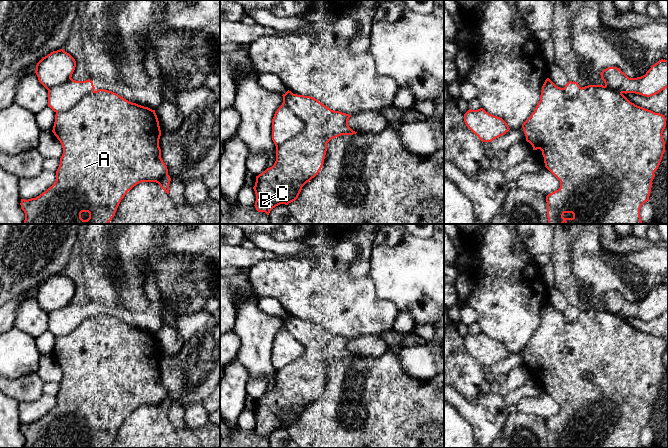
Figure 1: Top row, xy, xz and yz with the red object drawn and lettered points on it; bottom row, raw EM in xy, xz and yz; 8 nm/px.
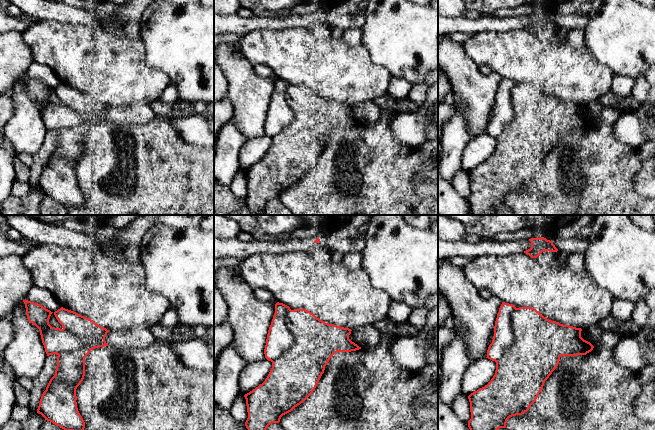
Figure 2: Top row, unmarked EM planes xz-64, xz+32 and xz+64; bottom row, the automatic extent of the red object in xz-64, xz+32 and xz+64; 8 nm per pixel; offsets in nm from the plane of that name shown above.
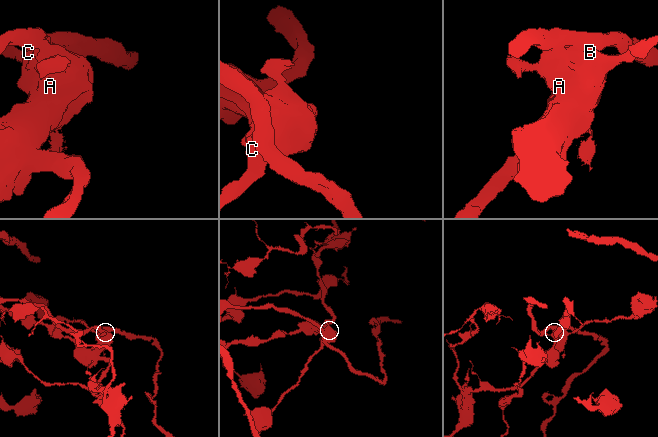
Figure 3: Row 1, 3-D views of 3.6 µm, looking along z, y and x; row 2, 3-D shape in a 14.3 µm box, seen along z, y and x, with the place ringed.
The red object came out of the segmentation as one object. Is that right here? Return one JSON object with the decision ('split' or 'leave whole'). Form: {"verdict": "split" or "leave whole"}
{"verdict": "split"}

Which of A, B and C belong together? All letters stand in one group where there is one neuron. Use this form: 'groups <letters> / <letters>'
groups A C / B

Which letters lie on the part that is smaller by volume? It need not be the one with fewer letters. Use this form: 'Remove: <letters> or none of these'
Remove: B

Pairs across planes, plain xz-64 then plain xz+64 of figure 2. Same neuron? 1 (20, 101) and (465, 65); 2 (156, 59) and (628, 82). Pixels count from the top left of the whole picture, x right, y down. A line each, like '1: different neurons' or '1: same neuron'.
1: same neuron
2: different neurons

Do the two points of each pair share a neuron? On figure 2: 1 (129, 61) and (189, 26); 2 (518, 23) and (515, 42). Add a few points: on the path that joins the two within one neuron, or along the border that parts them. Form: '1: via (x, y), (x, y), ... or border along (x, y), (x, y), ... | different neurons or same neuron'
1: border along (139, 38), (144, 46), (145, 62), (159, 71) | different neurons
2: border along (523, 27), (494, 32) | different neurons

